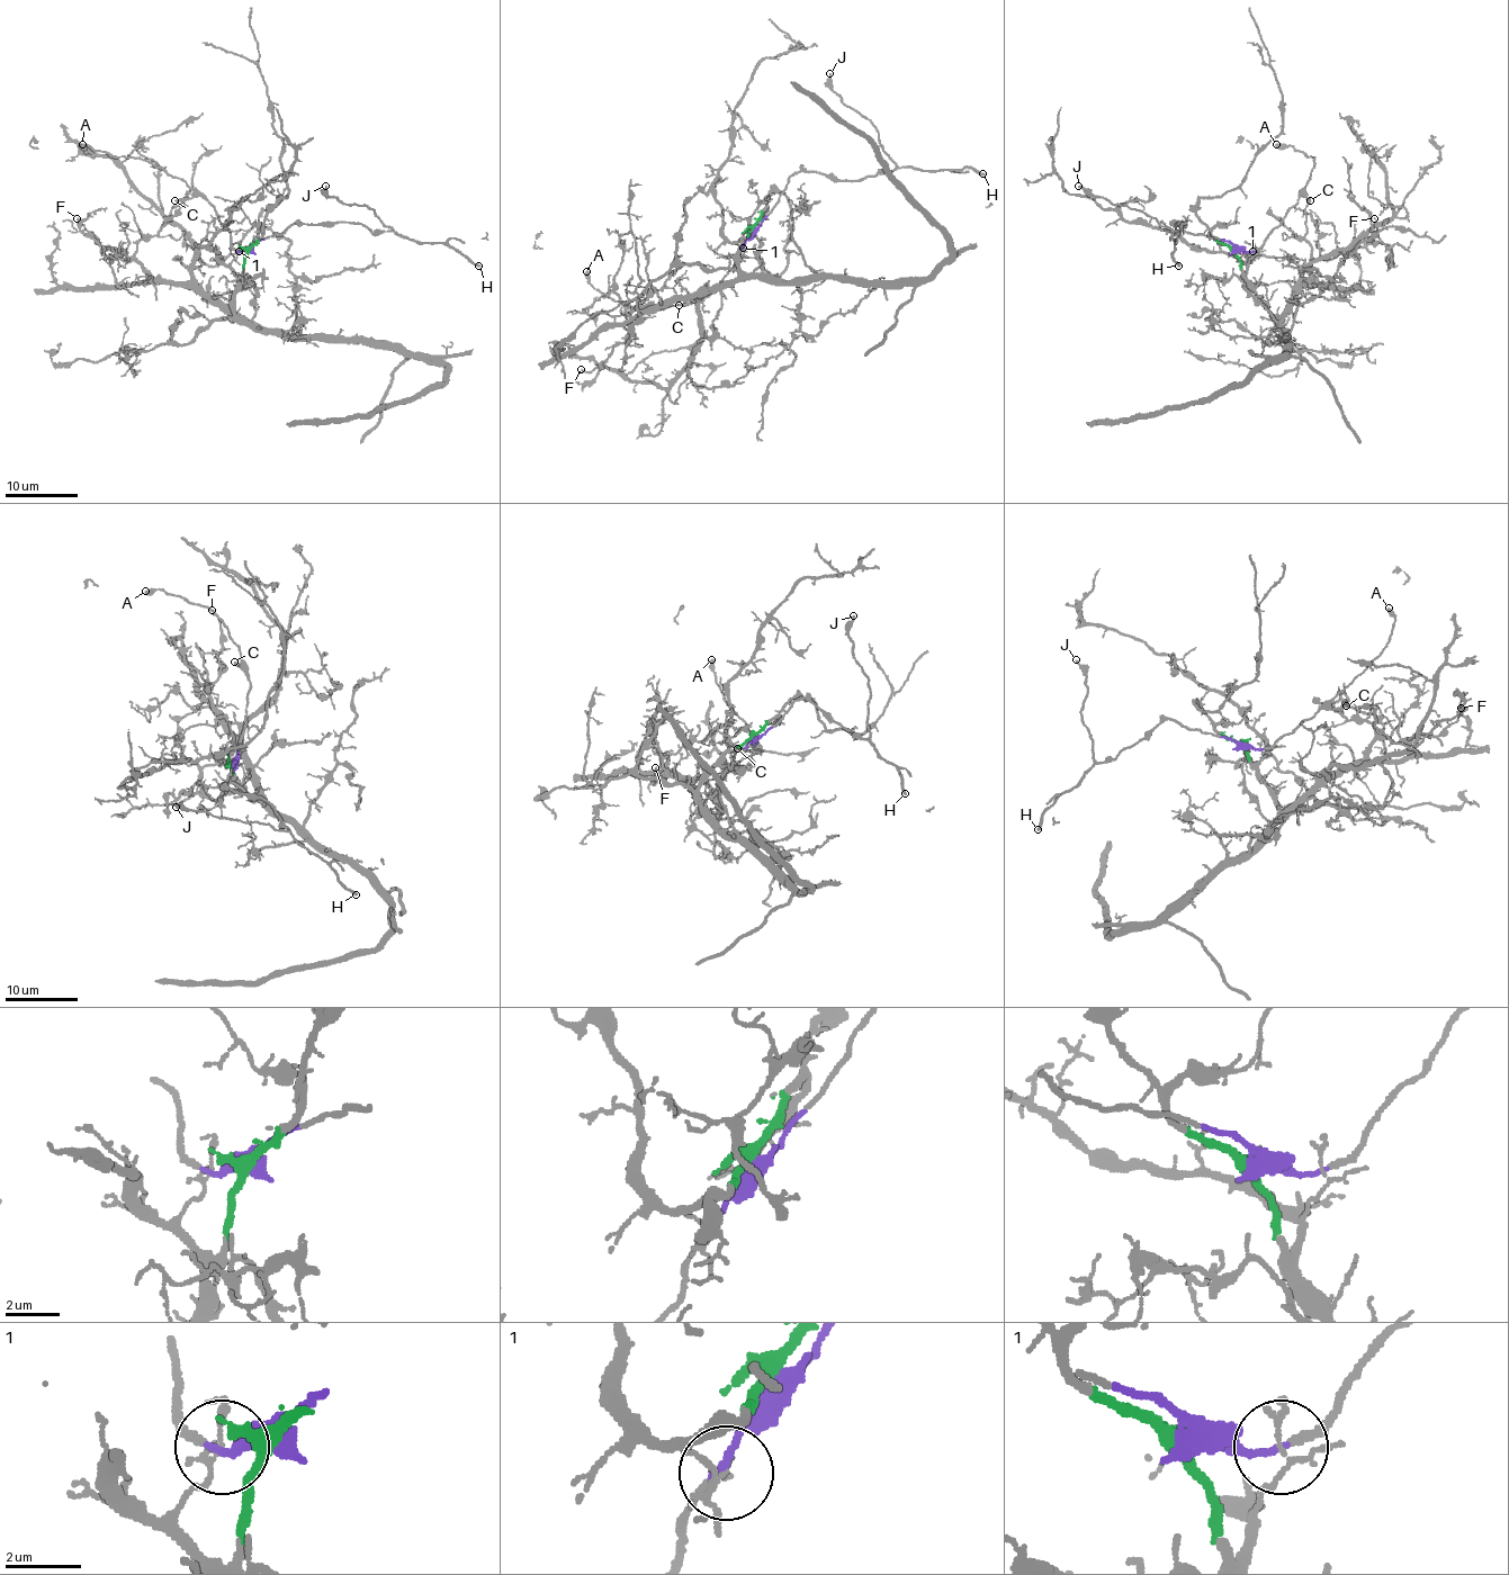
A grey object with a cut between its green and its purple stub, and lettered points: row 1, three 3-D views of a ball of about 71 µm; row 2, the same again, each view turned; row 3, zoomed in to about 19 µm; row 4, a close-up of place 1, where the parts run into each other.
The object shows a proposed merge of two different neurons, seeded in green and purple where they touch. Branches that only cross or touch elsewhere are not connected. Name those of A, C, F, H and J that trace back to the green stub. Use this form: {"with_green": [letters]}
{"with_green": ["F"]}

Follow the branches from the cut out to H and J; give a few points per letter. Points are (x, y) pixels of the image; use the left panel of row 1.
H: (249, 249), (259, 240), (298, 224), (359, 222), (374, 231), (388, 231), (419, 242), (447, 242), (479, 266)
J: (249, 249), (295, 224), (359, 222), (374, 231), (392, 228), (366, 205), (346, 205), (331, 198), (326, 186)

